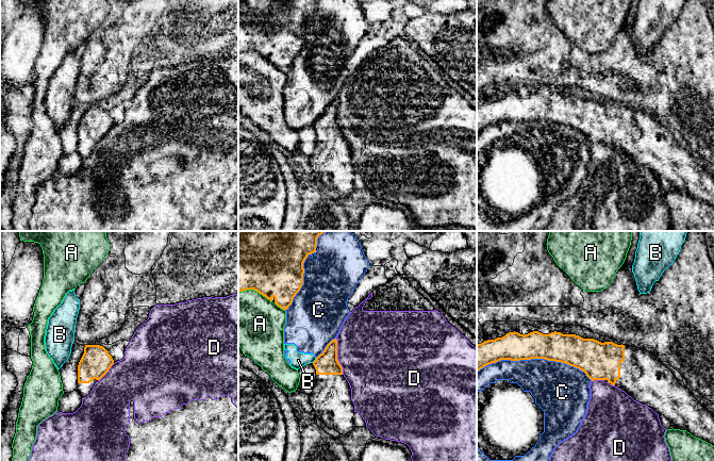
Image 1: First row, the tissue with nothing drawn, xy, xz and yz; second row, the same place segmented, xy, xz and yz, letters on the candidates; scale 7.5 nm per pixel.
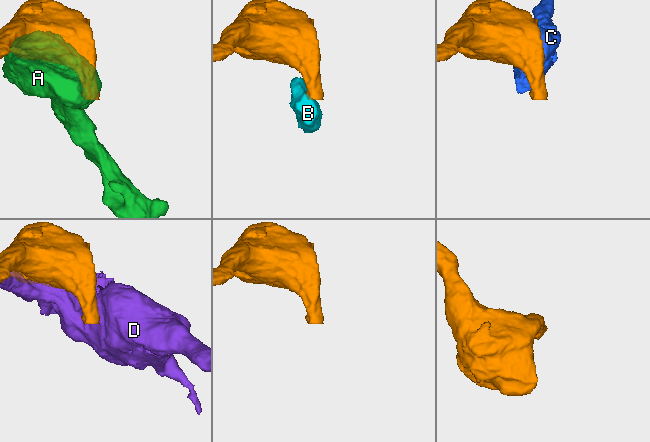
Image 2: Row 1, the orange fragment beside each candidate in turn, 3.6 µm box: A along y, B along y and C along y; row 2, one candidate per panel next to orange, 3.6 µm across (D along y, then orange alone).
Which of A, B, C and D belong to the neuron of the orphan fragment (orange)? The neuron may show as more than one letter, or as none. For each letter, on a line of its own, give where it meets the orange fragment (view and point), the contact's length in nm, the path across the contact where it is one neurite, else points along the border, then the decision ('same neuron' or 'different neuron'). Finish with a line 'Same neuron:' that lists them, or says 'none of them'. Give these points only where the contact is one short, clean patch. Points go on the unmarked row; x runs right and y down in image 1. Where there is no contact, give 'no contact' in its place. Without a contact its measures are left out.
A: contact xz (280, 68); length 100 nm; different neuron
B: contact xz (315, 121); length 50 nm; border xz (316, 119), (312, 124); different neuron
C: contact yz (534, 119); length 850 nm; different neuron
D: contact xz (336, 118); length 280 nm; different neuron
Same neuron: none of them

